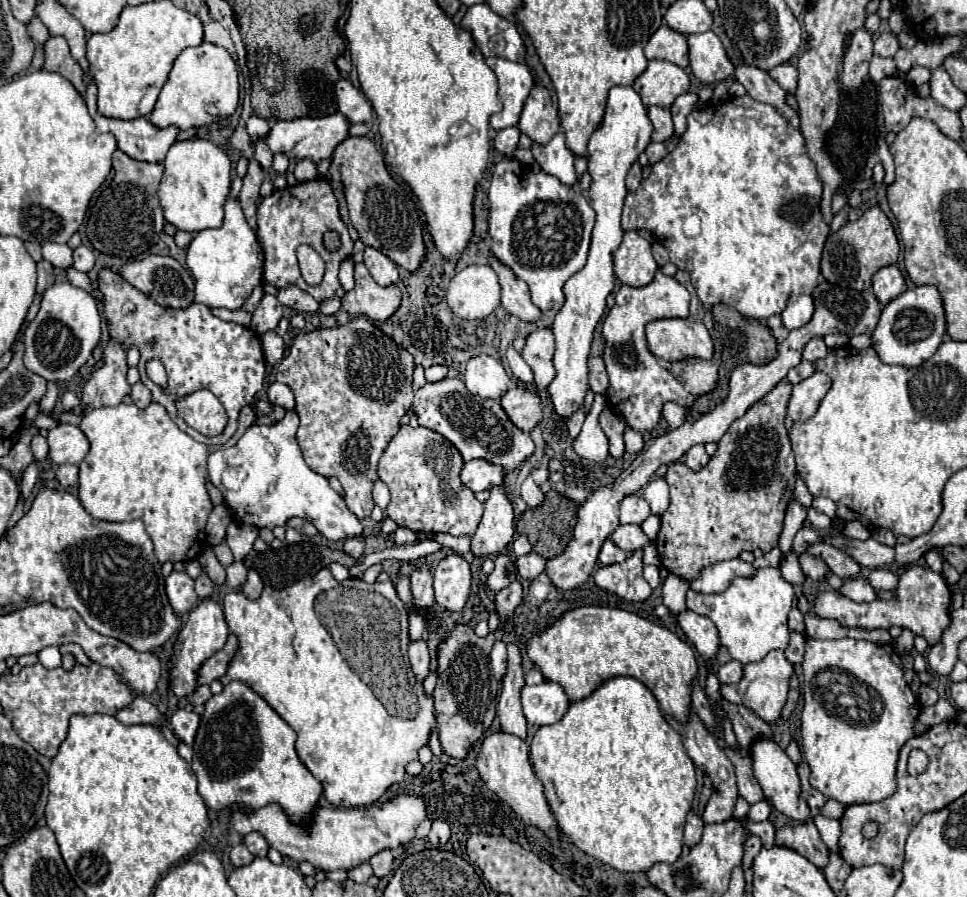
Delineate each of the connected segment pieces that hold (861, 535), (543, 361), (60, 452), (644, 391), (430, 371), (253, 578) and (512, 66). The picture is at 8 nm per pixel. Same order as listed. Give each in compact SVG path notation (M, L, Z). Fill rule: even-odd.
M853 520L853 522L847 522L845 536L853 538L853 540L867 540L871 536L871 532L859 520Z
M537 328L527 336L521 356L535 374L537 390L545 390L549 382L555 378L553 352L555 352L555 338L551 328Z
M59 424L47 436L49 458L55 464L79 464L89 452L89 440L73 424Z
M661 272L641 288L621 286L615 294L615 306L609 310L603 320L603 362L609 374L607 402L609 406L625 418L627 428L633 428L641 434L653 430L661 418L665 402L677 402L679 406L689 408L695 402L695 396L683 388L683 384L659 364L653 352L647 348L645 326L661 318L687 318L689 316L689 292L675 278L669 278Z
M429 366L429 368L425 368L425 378L429 380L429 382L439 382L439 380L443 380L447 376L447 366Z
M249 570L249 576L247 576L247 582L243 584L243 594L247 596L247 598L251 598L251 600L257 600L259 596L261 596L261 592L263 592L263 582L261 582L261 578L259 578L259 574L255 572L255 570Z
M487 58L487 66L497 74L499 80L499 100L503 104L503 110L499 114L493 114L489 120L489 126L493 130L503 130L509 126L517 126L519 114L523 110L525 98L529 96L535 80L529 72L529 68L521 62L511 62L505 58Z

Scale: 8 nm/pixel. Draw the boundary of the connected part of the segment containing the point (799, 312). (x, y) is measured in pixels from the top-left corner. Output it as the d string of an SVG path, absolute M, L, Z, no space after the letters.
M789 296L785 312L781 312L781 320L787 330L801 328L811 320L813 310L815 310L815 306L813 306L811 296Z

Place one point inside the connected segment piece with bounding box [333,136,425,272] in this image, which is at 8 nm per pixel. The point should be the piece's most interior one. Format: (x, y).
(386, 218)

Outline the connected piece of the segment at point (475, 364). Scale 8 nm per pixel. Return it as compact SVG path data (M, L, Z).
M481 354L481 356L473 356L467 362L465 386L471 394L499 400L509 390L509 384L511 378L507 376L503 364L493 356Z

